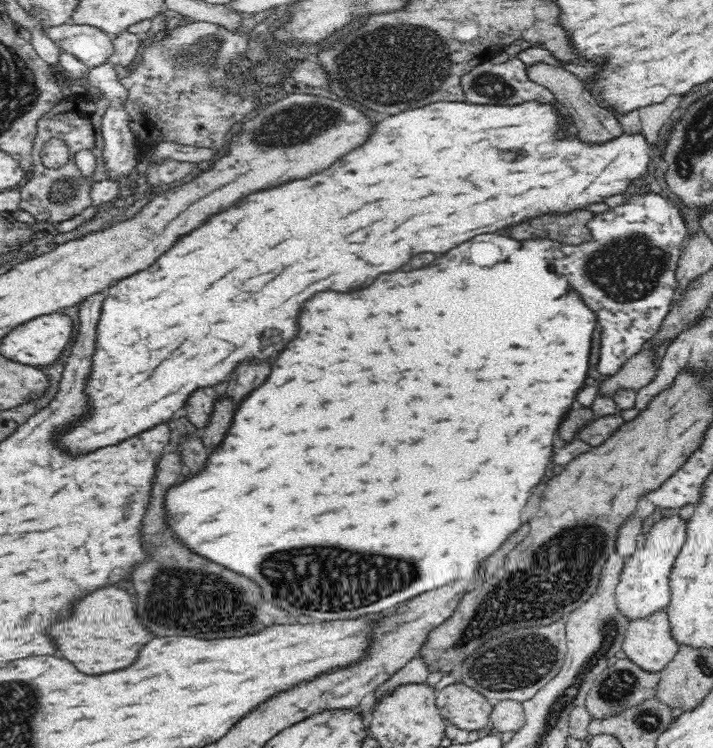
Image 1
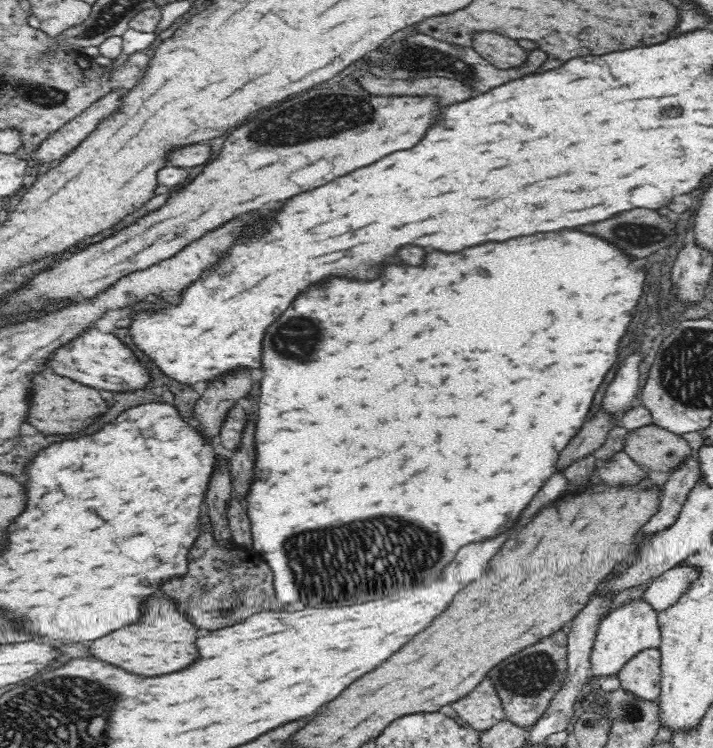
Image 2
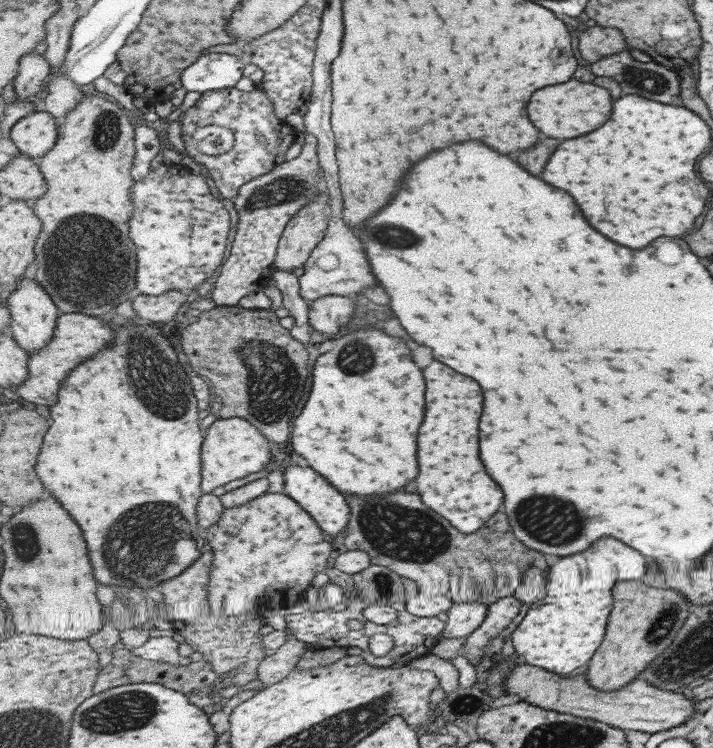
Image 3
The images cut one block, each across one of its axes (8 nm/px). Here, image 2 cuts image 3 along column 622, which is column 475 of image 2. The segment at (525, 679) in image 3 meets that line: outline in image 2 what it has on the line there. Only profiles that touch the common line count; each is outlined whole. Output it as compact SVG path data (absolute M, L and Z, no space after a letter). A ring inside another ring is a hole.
M488 676L470 694L451 705L463 722L480 732L507 719L503 702L494 688L493 680Z

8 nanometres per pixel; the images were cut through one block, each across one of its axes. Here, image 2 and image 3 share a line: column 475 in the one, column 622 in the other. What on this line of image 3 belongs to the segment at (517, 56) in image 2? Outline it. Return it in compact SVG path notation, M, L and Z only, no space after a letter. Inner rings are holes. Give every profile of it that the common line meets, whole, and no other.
M599 24L583 31L578 42L578 48L583 54L583 58L591 64L607 57L607 55L631 49L631 46L627 46L625 34L621 34L621 30L607 28Z

